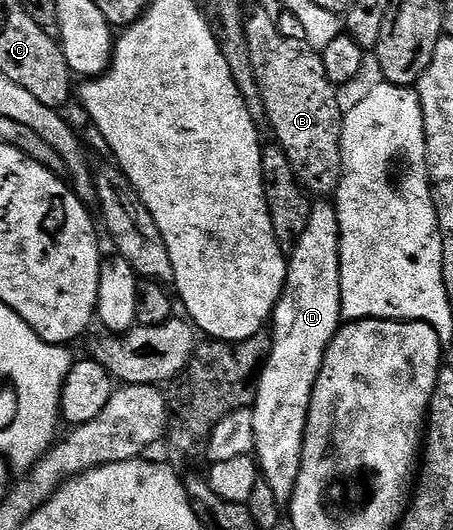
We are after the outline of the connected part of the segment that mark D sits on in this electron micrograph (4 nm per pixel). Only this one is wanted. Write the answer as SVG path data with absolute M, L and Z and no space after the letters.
M332 201L312 203L307 228L288 255L289 271L277 307L273 309L273 347L261 379L252 411L255 420L253 449L260 477L271 484L275 500L288 504L301 475L301 453L309 405L329 342L342 325L341 317L341 233L337 208Z

